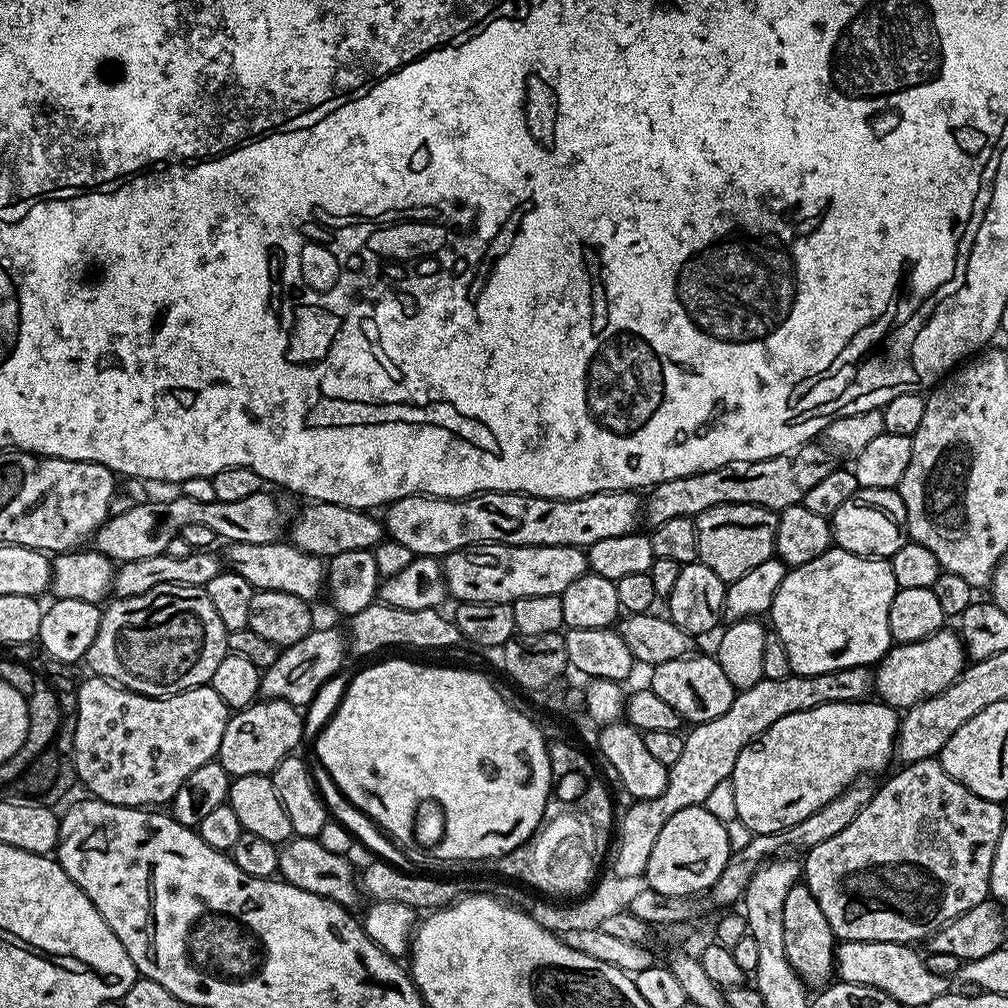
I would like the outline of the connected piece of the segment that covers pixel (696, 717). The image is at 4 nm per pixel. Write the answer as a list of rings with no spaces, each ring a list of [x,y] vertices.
[[[689,654],[674,662],[662,662],[651,669],[650,687],[662,702],[666,702],[680,715],[681,721],[695,726],[702,722],[710,722],[710,718],[718,718],[718,714],[726,714],[734,702],[737,689],[726,678],[722,666],[718,666],[715,655],[696,656]]]

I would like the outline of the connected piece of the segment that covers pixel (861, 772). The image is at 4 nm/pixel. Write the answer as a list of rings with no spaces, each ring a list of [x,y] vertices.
[[[872,698],[823,704],[798,714],[786,714],[786,718],[778,718],[770,730],[747,744],[742,754],[738,754],[738,762],[734,762],[731,781],[738,818],[754,834],[781,832],[783,828],[810,818],[814,810],[826,806],[826,802],[841,796],[851,784],[867,777],[864,776],[867,772],[880,772],[892,758],[894,760],[900,722],[897,709]]]

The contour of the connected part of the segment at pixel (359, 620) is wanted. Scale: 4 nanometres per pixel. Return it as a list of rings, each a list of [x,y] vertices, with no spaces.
[[[373,602],[366,610],[358,610],[350,618],[352,624],[346,628],[350,637],[350,648],[360,656],[368,656],[371,652],[380,652],[383,648],[452,648],[461,643],[462,637],[455,619],[443,616],[443,611],[430,610],[398,610],[383,602]]]

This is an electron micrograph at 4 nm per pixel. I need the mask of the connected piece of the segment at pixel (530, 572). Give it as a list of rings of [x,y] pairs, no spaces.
[[[472,544],[443,557],[448,594],[456,602],[511,604],[518,598],[550,594],[560,597],[574,578],[589,571],[585,549],[570,546]]]

